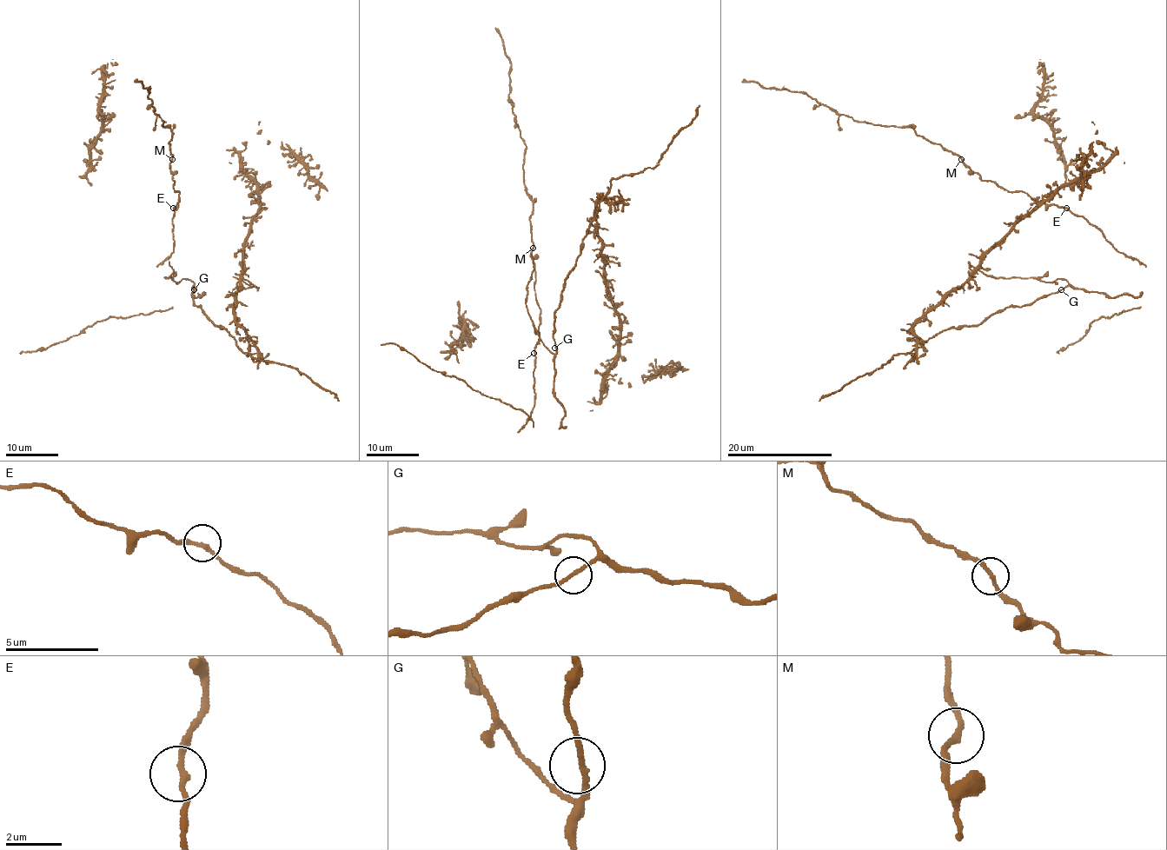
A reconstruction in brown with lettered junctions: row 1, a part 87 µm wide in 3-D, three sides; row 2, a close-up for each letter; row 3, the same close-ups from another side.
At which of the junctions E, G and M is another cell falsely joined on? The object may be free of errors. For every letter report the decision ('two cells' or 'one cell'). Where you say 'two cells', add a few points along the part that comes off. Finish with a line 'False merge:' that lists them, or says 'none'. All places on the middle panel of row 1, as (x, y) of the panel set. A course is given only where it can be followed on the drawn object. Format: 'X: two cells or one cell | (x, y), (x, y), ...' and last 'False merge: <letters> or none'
E: one cell
G: one cell
M: one cell
False merge: none

